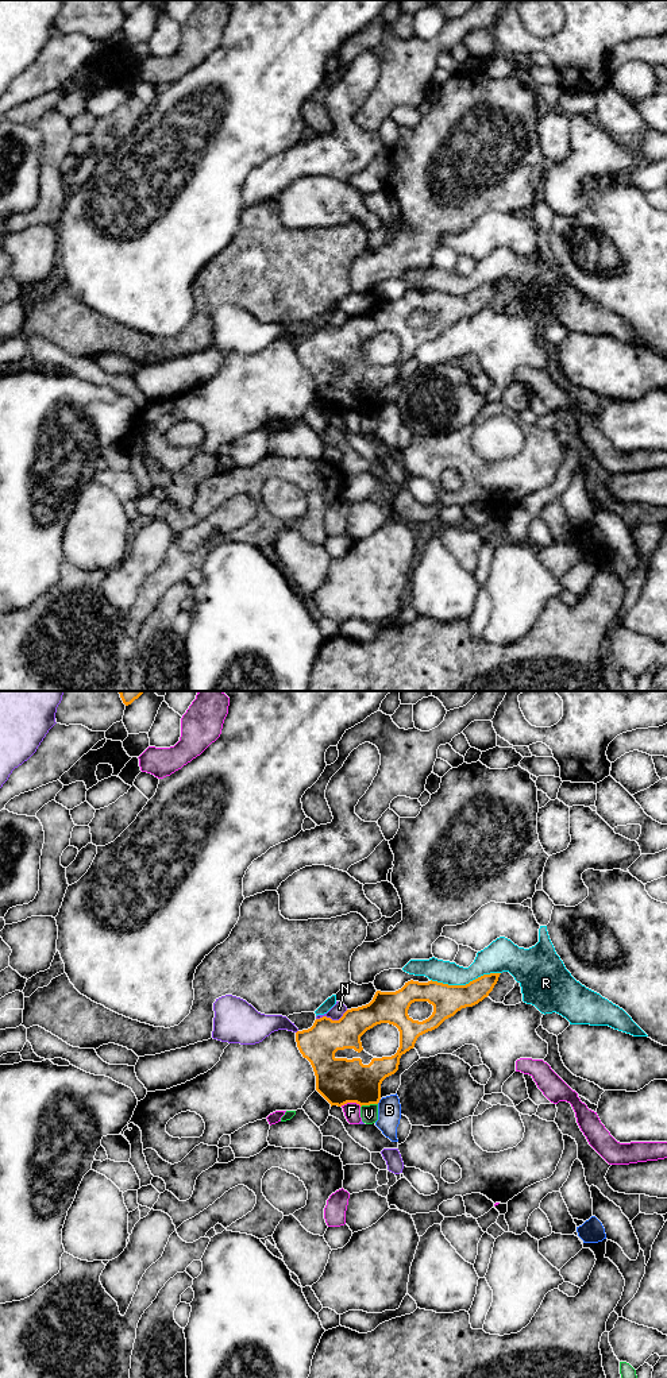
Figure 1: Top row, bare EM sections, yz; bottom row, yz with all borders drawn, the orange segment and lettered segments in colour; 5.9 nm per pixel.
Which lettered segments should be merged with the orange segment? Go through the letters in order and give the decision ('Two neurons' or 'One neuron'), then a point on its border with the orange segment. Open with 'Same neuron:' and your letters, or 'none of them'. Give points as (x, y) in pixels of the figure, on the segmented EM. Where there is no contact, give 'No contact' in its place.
Same neuron: none of them
B: Two neurons. Touches orange at yz (378, 1101)
F: Two neurons. Touches orange at yz (351, 1101)
N: Two neurons. Touches orange at yz (331, 1019)
R: Two neurons. Touches orange at yz (466, 984)
V: Two neurons. Touches orange at yz (369, 1104)

